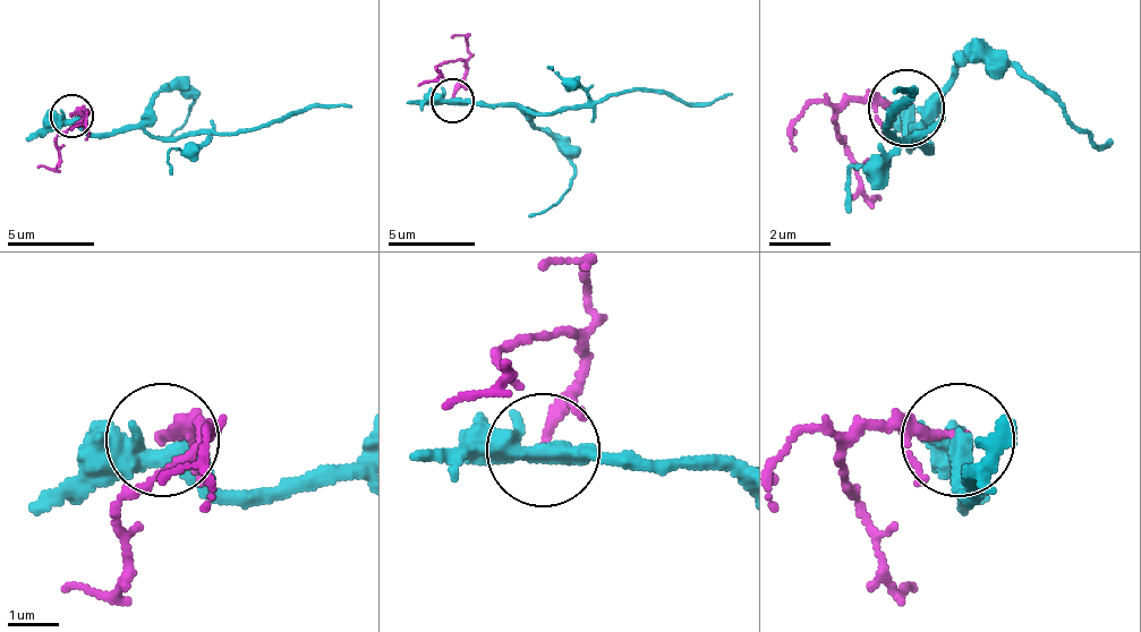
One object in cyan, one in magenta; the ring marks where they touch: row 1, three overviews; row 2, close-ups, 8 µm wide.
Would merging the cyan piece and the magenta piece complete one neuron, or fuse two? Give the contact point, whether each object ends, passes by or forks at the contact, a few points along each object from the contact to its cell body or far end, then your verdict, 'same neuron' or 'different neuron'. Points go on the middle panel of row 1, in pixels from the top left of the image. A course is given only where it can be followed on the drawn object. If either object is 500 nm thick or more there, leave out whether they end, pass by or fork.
at (452, 100); cyan forks there; magenta ends there; cyan runs (451, 101), (525, 105), (534, 114), (560, 114), (638, 88), (695, 101), (733, 93); magenta runs (451, 101), (463, 75), (460, 62), (416, 84); different neuron

